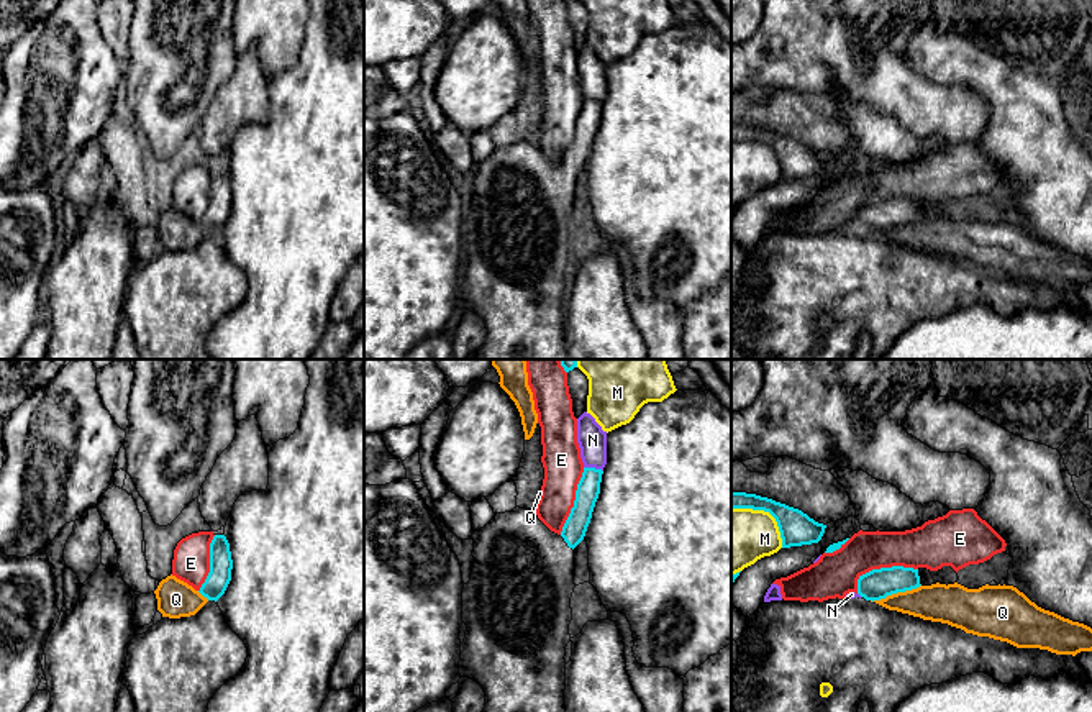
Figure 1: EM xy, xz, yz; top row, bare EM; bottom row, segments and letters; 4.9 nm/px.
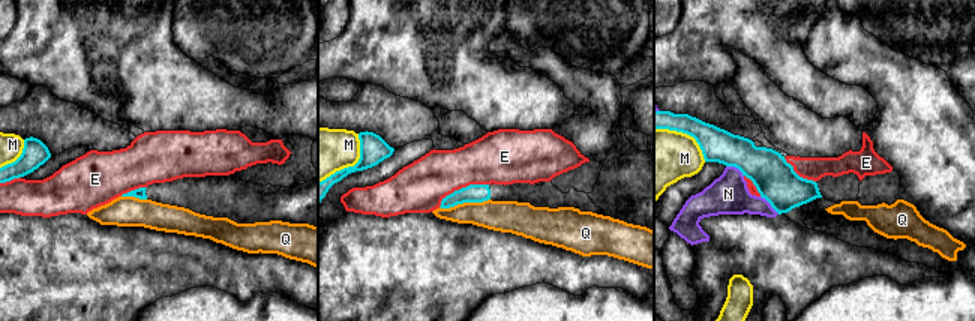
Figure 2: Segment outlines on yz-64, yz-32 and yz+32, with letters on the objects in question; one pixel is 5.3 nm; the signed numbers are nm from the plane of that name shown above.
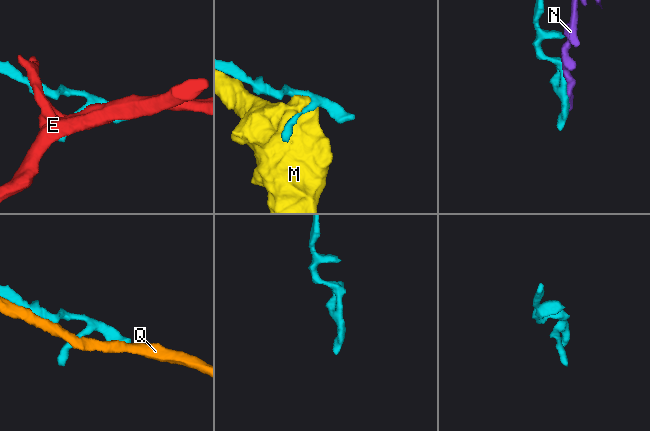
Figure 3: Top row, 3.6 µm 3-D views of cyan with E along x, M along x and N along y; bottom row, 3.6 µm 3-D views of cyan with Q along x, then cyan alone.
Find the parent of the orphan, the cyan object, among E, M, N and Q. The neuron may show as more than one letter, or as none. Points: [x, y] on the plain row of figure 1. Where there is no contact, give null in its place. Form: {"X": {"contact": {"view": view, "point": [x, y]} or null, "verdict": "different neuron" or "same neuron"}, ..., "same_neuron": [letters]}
{"E": {"contact": {"view": "yz", "point": [881, 200]}, "verdict": "different neuron"}, "M": {"contact": {"view": "yz", "point": [768, 143]}, "verdict": "different neuron"}, "N": {"contact": {"view": "xz", "point": [594, 100]}, "verdict": "different neuron"}, "Q": {"contact": {"view": "yz", "point": [896, 225]}, "verdict": "different neuron"}, "same_neuron": []}

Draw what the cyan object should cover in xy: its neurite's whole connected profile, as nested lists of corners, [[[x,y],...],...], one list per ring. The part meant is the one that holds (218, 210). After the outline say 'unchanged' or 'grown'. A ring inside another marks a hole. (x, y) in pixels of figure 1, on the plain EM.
[[[215,167],[210,176],[210,205],[198,225],[208,233],[216,235],[231,213],[231,202],[230,176],[225,167]]] | unchanged

